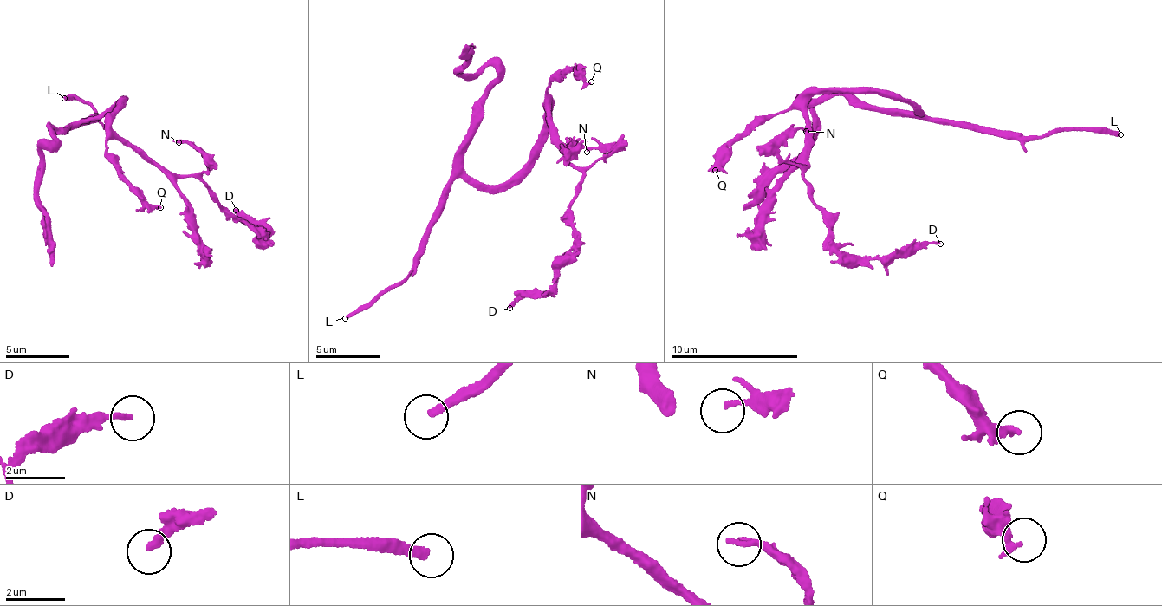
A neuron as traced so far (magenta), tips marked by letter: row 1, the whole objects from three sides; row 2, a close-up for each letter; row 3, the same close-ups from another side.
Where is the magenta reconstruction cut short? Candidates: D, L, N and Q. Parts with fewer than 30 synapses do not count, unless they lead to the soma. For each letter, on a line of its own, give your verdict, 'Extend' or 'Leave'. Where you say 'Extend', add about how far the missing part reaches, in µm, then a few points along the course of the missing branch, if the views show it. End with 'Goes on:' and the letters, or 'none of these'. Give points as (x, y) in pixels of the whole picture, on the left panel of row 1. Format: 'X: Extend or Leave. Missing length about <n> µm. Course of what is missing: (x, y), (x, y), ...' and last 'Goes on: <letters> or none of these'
D: Leave
L: Extend. Missing length about 70 µm
N: Leave
Q: Leave
Goes on: L

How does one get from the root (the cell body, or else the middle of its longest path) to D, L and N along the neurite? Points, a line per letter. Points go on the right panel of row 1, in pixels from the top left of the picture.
D: (853, 93), (821, 89), (805, 107), (809, 160), (804, 177), (836, 244), (850, 255), (882, 257), (940, 244)
L: (853, 93), (887, 91), (913, 105), (917, 113), (989, 132), (1027, 136), (1103, 126), (1120, 134)
N: (853, 93), (821, 89), (808, 99), (803, 131), (809, 160), (797, 167), (780, 150), (796, 129), (806, 131)

